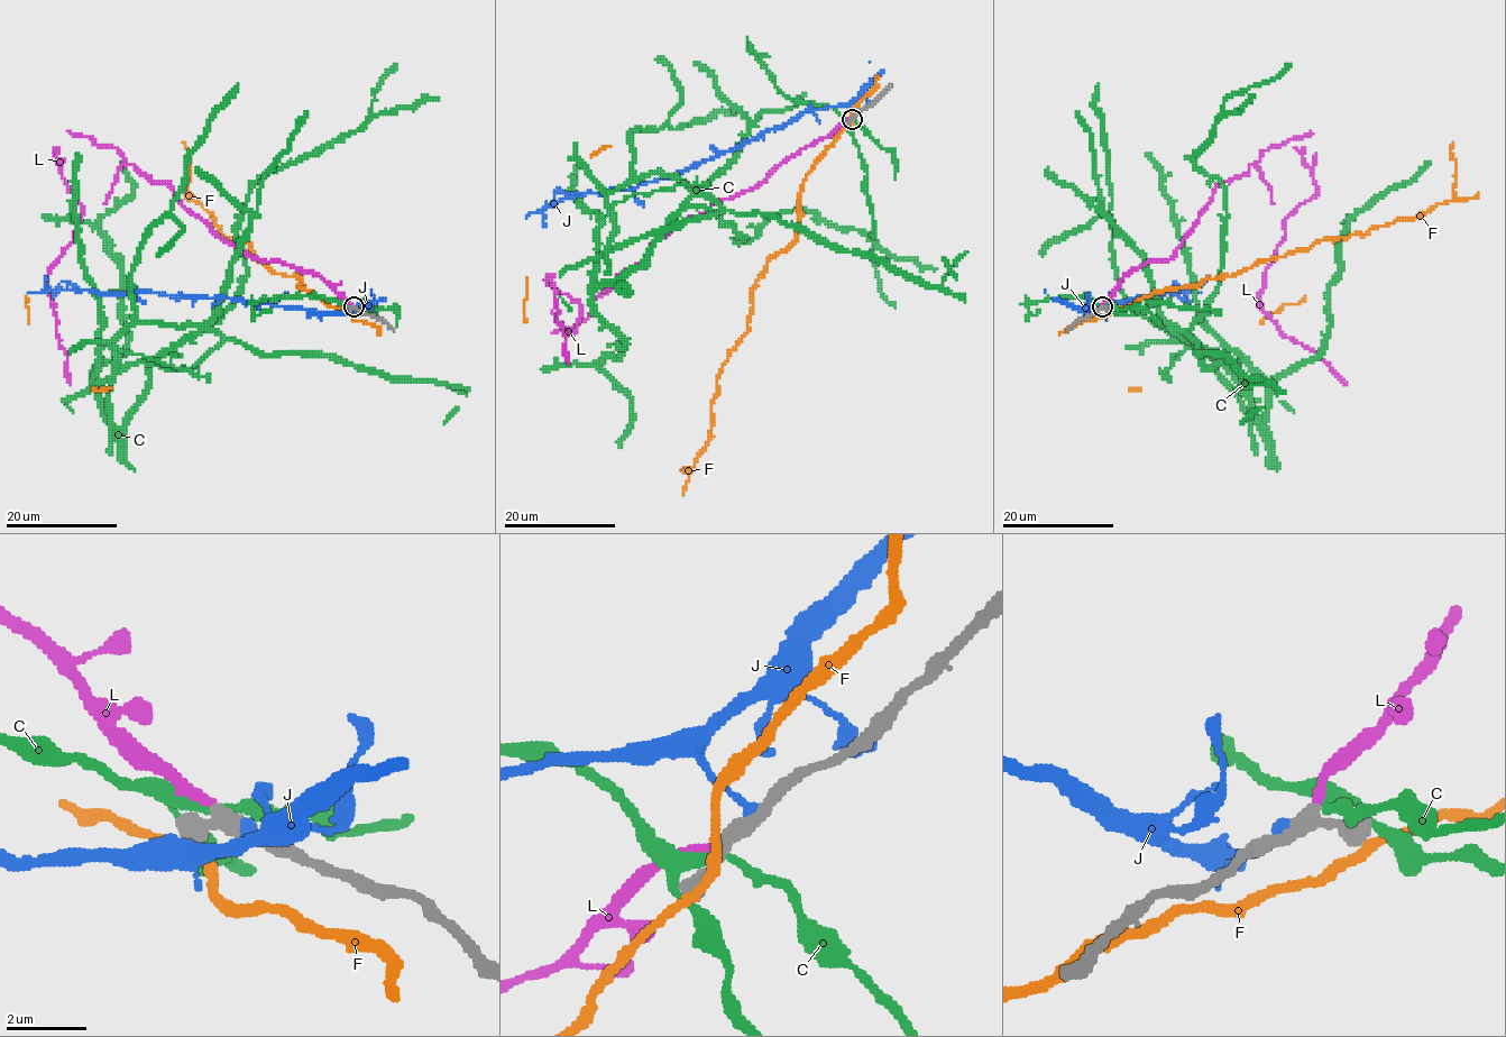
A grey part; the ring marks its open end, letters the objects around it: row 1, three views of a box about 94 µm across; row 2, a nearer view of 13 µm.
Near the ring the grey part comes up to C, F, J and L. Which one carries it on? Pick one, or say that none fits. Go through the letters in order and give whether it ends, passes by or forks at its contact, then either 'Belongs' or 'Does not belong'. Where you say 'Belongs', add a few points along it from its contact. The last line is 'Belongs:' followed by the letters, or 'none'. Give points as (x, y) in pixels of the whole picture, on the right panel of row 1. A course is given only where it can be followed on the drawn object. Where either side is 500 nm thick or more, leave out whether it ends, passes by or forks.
C: It passes by. Does not belong
F: It passes by. Does not belong
J: It ends there. Does not belong
L: It ends there. Belongs
Belongs: L

